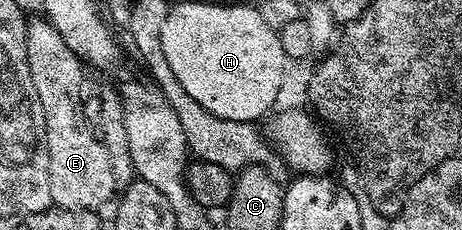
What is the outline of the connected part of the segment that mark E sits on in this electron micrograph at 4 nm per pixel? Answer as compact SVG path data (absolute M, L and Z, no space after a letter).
M34 16L27 21L26 51L28 52L28 72L32 72L32 84L36 84L36 96L40 96L40 108L44 108L44 124L46 125L46 139L48 140L48 188L50 189L51 203L63 210L77 210L79 212L97 211L99 209L97 206L102 206L110 197L112 197L111 199L115 197L116 187L112 180L112 168L108 165L108 152L104 152L102 139L92 129L91 123L90 126L86 123L86 114L82 111L82 69L84 69L84 63L81 58L77 58L74 55L72 48L68 48L68 44L64 44L60 32L56 32L56 28L49 18L45 16Z

